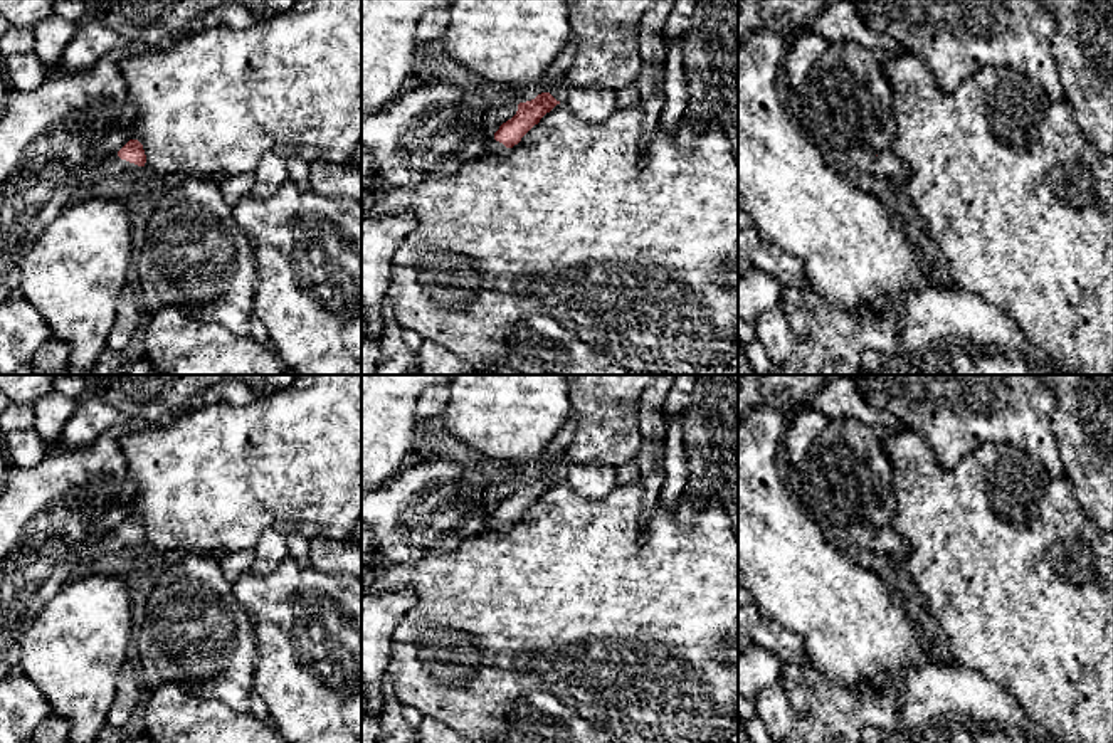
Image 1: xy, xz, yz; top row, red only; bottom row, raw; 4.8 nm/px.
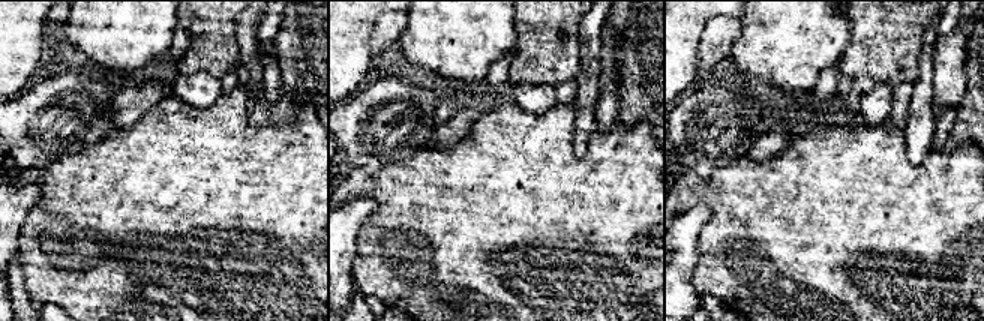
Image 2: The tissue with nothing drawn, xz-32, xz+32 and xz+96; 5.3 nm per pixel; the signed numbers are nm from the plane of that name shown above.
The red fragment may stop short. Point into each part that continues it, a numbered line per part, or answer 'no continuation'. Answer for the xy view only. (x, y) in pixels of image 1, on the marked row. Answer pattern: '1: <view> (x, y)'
1: xy (116, 165)

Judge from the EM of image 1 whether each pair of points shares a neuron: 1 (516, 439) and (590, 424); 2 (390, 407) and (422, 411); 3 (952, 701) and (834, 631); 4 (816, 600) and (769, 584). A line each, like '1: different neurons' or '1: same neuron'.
1: different neurons
2: different neurons
3: different neurons
4: same neuron

